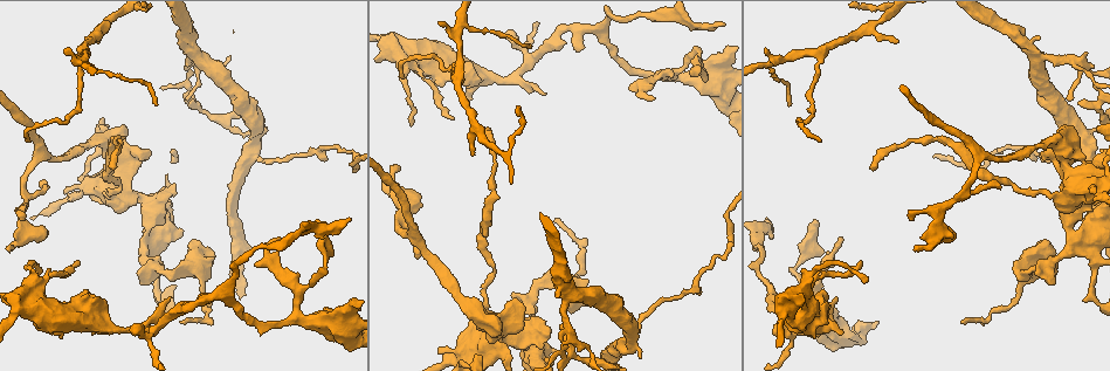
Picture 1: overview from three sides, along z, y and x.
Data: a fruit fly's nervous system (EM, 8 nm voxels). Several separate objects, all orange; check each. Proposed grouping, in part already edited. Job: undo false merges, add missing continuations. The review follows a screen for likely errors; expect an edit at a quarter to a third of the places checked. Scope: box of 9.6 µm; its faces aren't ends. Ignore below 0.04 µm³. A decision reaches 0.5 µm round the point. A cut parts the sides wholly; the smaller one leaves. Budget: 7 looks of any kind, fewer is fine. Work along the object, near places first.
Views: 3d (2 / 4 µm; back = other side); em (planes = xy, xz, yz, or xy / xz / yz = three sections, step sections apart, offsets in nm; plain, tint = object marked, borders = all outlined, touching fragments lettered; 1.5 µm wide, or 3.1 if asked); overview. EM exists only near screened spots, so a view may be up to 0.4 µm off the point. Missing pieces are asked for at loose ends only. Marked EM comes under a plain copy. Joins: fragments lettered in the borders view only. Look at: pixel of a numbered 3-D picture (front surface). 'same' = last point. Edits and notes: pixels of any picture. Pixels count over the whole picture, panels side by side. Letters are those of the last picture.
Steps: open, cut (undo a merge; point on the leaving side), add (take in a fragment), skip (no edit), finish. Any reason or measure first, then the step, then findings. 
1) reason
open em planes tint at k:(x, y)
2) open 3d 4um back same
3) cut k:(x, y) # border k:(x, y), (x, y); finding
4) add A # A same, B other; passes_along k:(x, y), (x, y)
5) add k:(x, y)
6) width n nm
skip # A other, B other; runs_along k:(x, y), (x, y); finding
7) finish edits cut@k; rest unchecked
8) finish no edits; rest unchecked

branch stops here
open em yz step 8 borders at 1:(132, 333)

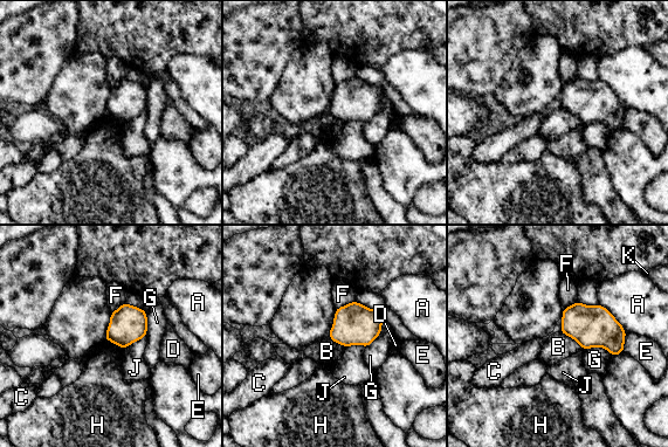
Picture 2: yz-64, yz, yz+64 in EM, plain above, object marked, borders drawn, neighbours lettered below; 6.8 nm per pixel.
width 260 nm
skip # A other, B other, C other, D other, E other, F other, G other, H other, J other, K other; border 2:(104, 338), (123, 349); none of them fits

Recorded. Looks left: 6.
end of a long branch
open em planes borders at 1:(183, 321)

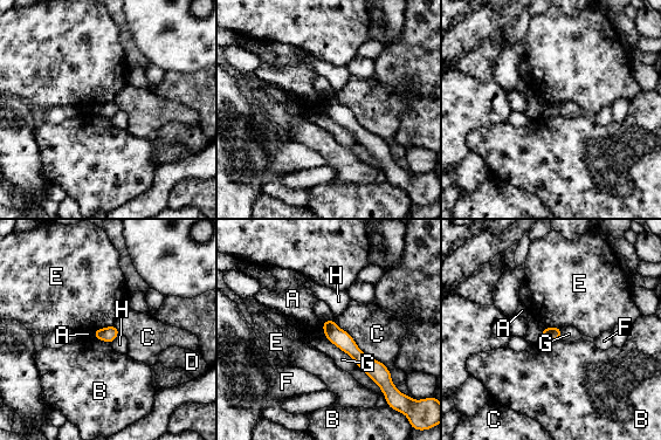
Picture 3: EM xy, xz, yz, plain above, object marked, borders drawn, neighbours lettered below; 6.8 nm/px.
width 100 nm
skip # A other, B other, C other, D other, E other, F other, G other, H other; border 3:(112, 324), (94, 331); none of them fits

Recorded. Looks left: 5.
thick end
open 3d 2um at 1:(68, 192)

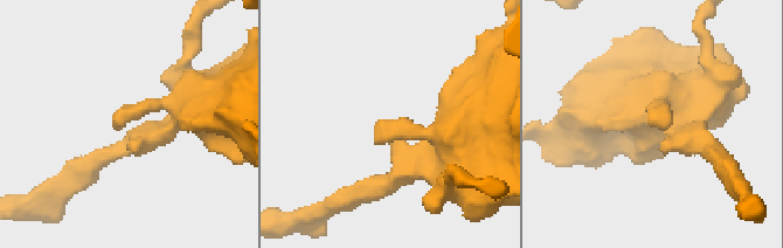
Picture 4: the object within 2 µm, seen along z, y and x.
need the tissue
open em xz step 8 tint at 4:(649, 121)

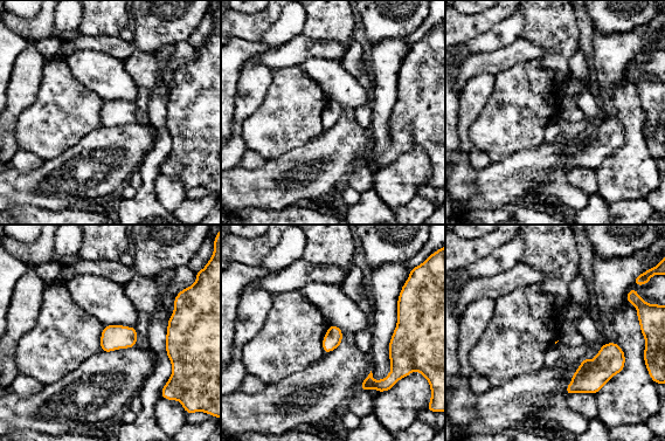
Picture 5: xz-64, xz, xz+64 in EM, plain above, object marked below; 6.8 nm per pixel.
another direction
open em planes borders same

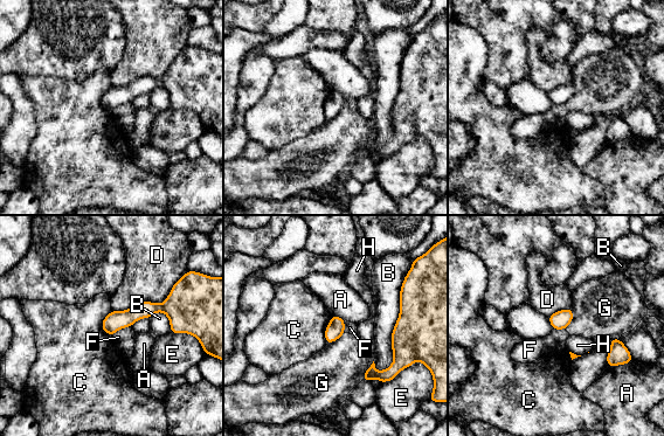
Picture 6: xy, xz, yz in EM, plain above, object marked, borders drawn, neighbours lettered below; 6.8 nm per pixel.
skip # A other, B other, C other, D other, E other, F other, G other, H other; runs_along 6:(104, 324), (165, 308), (181, 326); no lettered fragment goes on from it

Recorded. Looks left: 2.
finish no edits; rest unchecked

